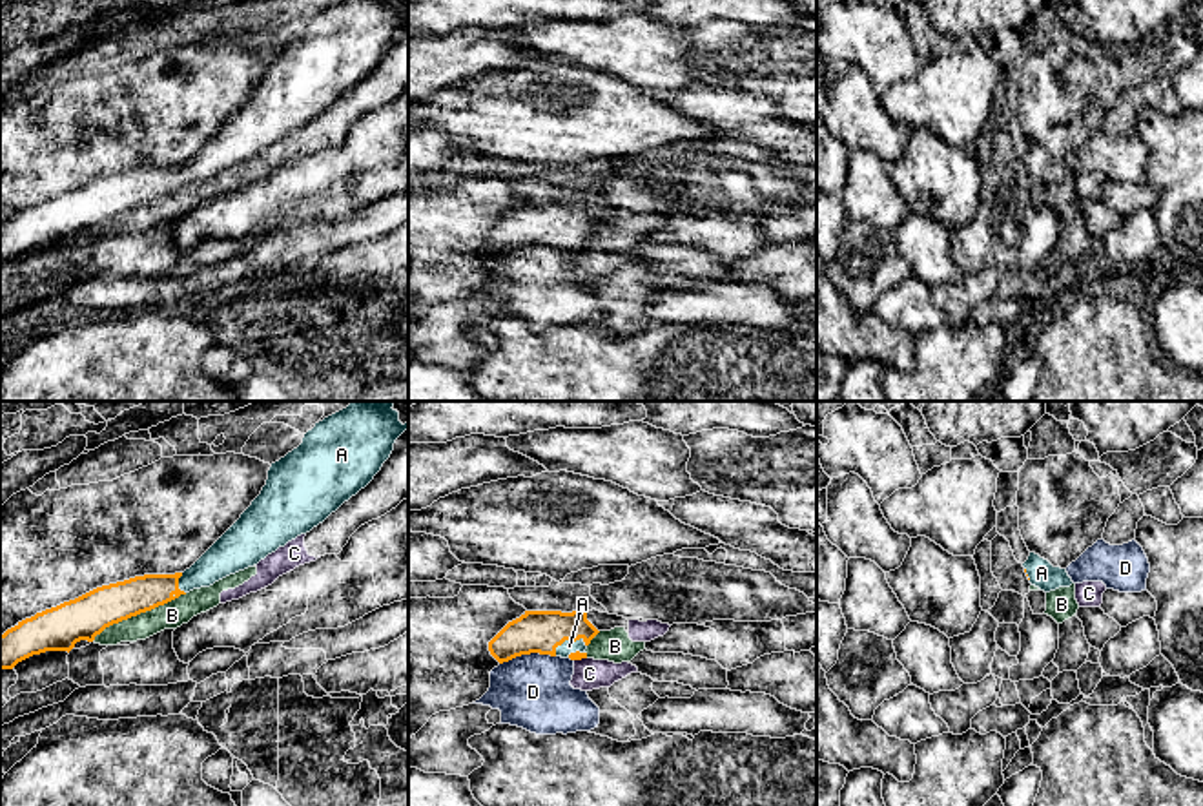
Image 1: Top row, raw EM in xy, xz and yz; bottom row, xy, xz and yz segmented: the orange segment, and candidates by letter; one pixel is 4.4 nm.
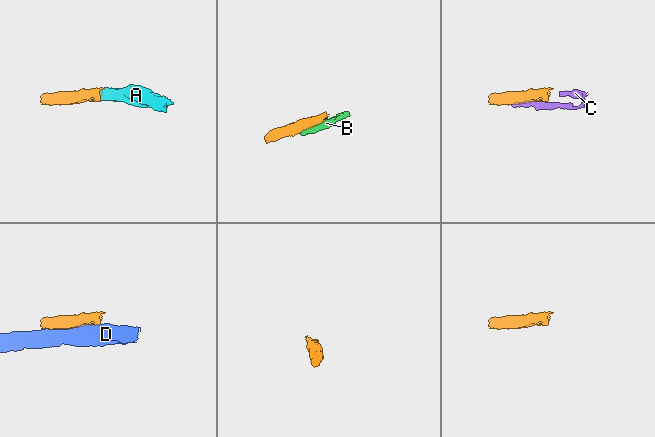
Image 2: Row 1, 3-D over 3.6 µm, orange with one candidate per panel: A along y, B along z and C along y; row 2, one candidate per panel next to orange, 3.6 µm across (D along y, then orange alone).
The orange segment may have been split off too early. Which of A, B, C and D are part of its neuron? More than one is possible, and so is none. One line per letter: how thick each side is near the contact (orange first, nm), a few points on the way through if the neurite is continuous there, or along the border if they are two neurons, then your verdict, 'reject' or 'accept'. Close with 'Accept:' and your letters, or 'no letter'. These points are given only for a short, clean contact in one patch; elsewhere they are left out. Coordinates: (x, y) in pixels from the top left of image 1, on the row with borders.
A: 190/60 nm | across xz (536, 631), (567, 639), (569, 646) | accept
B: 190/120 nm | along xy (186, 593), (113, 622), (92, 640) | reject
C: 40/140 nm | reject
D: 190/340 nm | reject
Accept: A

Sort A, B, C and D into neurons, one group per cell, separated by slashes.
A / B C / D

